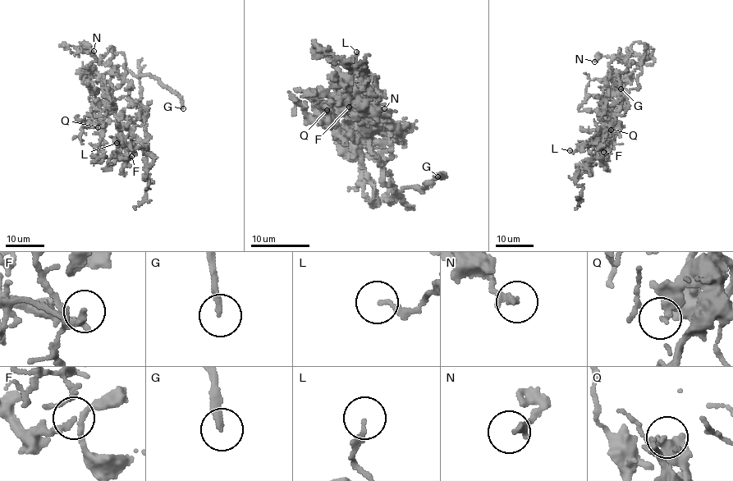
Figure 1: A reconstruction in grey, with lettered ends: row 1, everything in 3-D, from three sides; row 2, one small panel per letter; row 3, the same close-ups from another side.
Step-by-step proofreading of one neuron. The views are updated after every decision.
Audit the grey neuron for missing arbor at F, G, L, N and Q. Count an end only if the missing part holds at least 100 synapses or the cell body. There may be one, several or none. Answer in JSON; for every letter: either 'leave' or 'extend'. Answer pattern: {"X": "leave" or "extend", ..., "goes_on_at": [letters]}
{"F": "leave", "G": "extend", "L": "leave", "N": "leave", "Q": "leave", "goes_on_at": ["G"]}

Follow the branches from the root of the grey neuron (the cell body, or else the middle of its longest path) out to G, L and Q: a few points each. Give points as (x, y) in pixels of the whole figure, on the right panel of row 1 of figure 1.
G: (616, 103), (637, 88), (637, 77), (641, 71), (638, 64), (631, 61), (627, 70), (618, 75), (620, 89)
L: (616, 103), (626, 99), (628, 107), (625, 115), (607, 112), (615, 121), (604, 135), (593, 143), (570, 150)
Q: (616, 103), (625, 98), (625, 89), (612, 103), (615, 115), (624, 107), (610, 110), (611, 130)

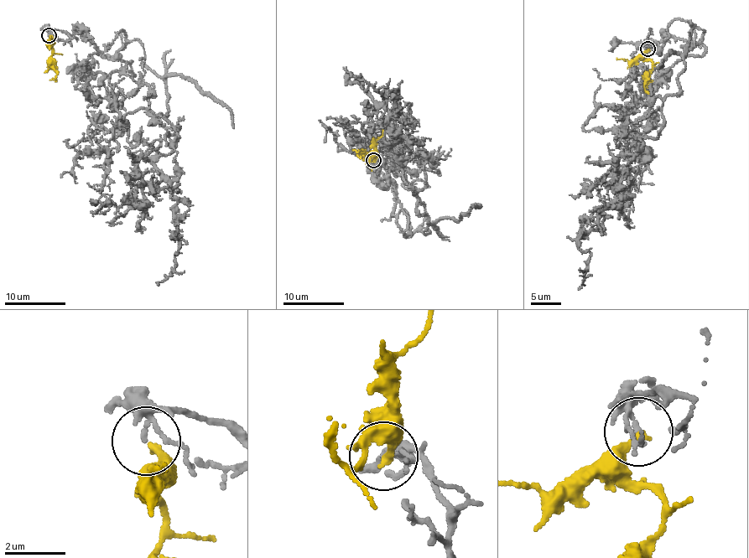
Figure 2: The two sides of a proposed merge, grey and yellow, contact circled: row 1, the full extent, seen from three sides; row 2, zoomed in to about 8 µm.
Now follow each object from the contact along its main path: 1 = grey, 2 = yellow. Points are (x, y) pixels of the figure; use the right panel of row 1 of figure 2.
1: (648, 49), (703, 30), (690, 22), (657, 136), (628, 134), (642, 147), (618, 205), (579, 240), (578, 289)
2: (647, 49), (645, 56), (652, 62), (644, 85), (647, 94)

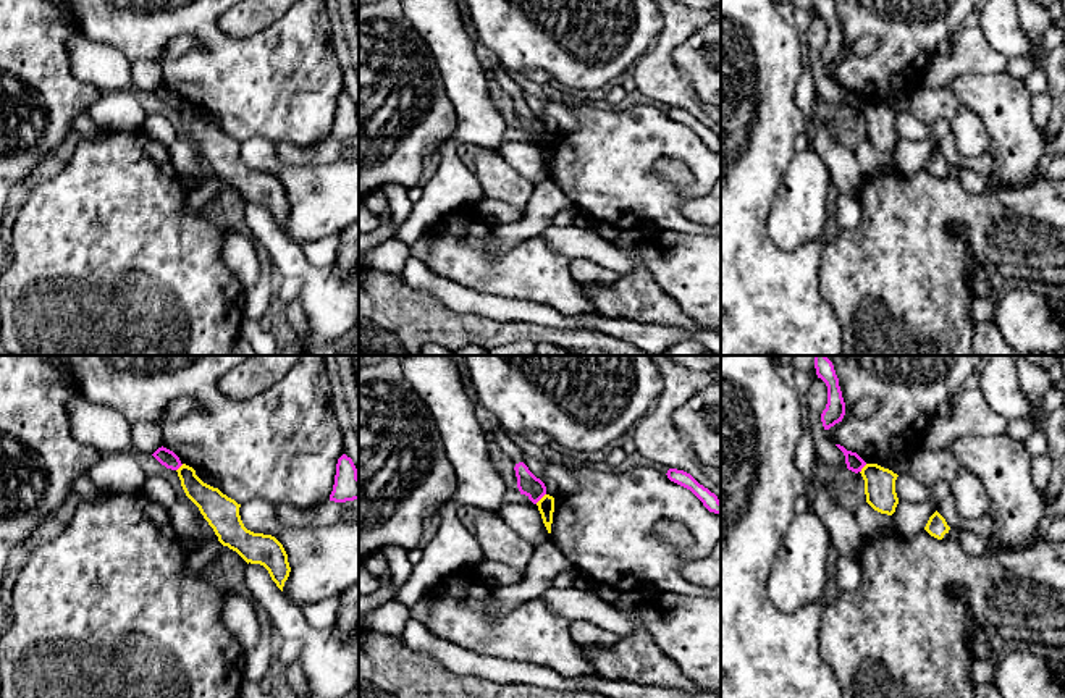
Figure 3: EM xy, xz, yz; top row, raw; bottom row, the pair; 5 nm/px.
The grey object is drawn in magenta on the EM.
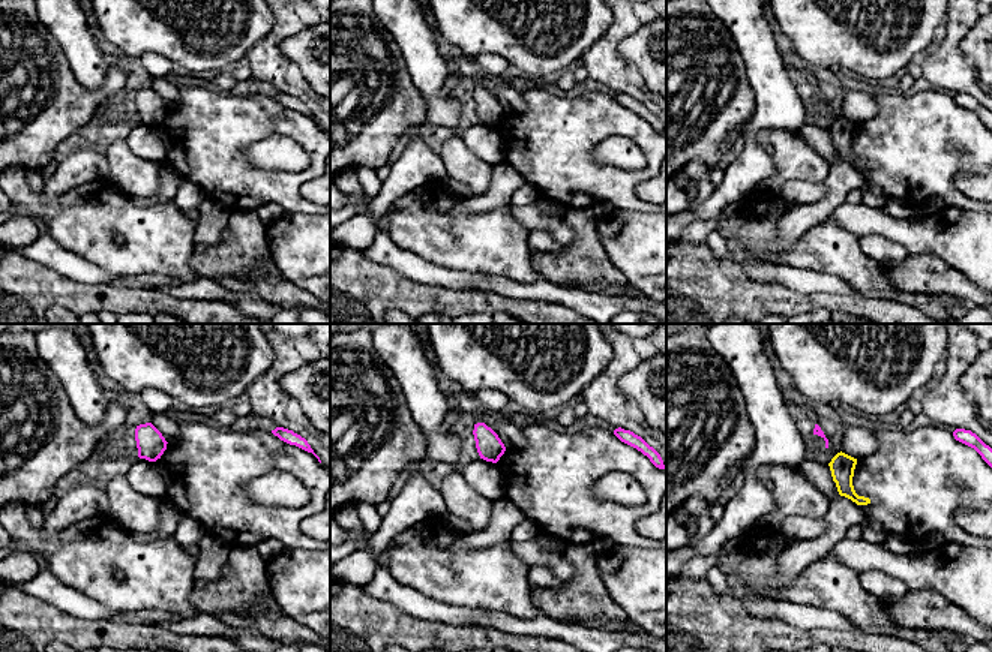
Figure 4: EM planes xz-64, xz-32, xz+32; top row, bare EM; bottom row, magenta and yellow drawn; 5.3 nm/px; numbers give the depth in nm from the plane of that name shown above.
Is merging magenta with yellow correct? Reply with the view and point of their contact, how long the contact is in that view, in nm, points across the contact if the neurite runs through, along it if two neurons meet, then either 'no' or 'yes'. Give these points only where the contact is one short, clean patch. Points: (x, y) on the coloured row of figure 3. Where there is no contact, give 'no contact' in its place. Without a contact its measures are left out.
meets magenta in xz at (540, 498); contact 80 nm long; border along xz (545, 493), (535, 503); no

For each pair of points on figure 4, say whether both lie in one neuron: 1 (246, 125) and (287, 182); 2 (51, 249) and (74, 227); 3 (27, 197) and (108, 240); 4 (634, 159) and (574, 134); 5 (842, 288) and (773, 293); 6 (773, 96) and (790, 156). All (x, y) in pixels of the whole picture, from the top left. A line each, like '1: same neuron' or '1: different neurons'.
1: same neuron
2: different neurons
3: same neuron
4: different neurons
5: different neurons
6: different neurons

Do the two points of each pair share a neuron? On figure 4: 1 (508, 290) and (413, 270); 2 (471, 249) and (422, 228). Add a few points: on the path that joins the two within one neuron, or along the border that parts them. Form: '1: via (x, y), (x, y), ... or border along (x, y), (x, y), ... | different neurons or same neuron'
1: via (483, 282), (437, 276) | same neuron
2: via (459, 243), (434, 234) | same neuron

